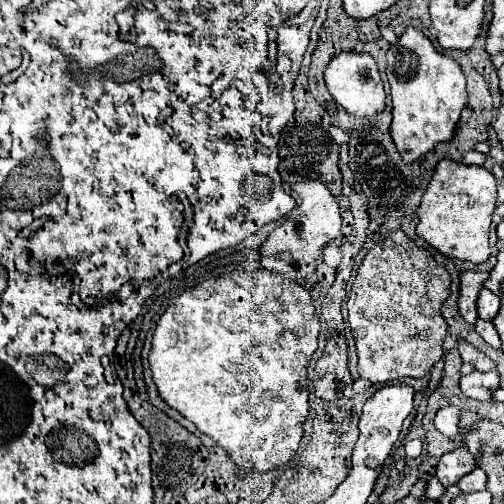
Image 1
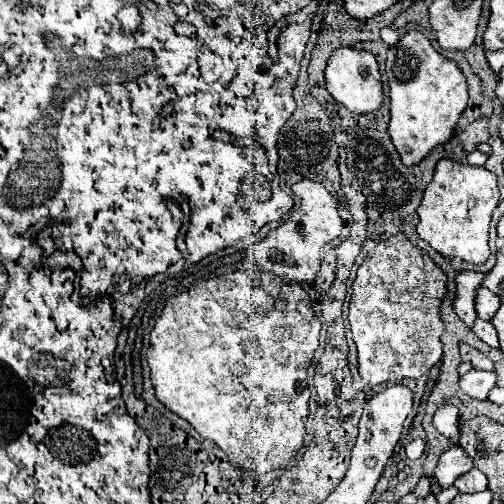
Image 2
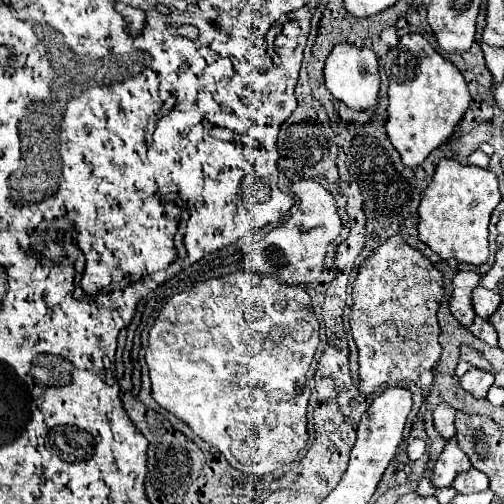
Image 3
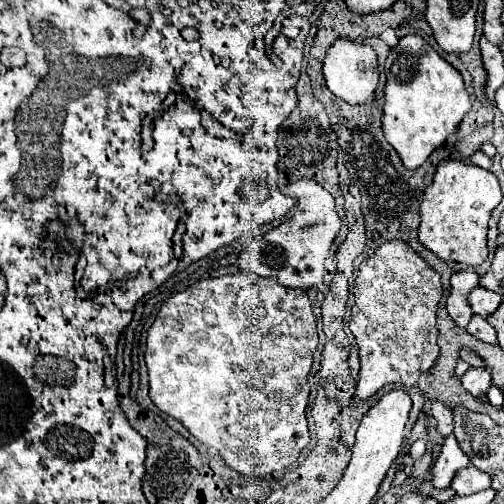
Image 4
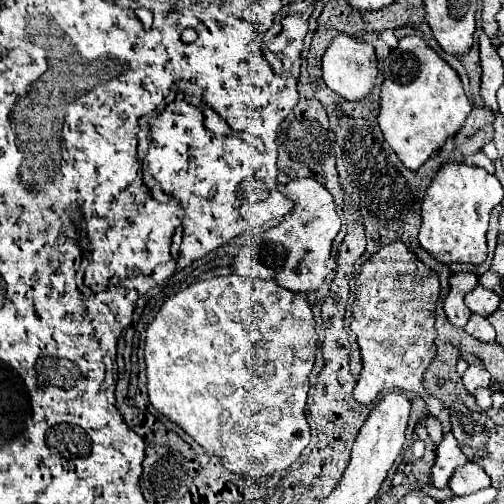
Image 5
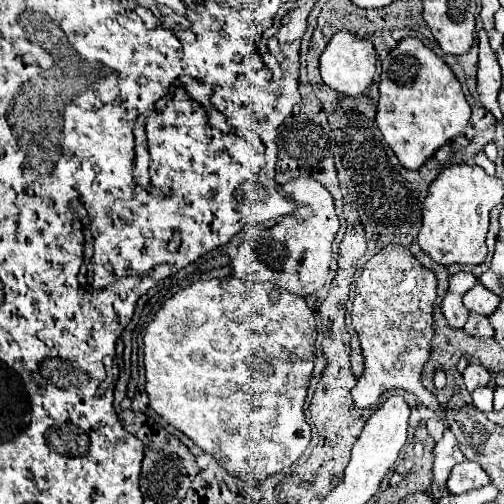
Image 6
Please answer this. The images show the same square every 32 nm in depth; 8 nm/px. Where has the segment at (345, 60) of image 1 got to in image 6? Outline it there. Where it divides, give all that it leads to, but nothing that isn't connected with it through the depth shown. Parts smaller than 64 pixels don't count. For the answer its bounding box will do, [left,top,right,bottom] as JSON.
[320,30,376,96]

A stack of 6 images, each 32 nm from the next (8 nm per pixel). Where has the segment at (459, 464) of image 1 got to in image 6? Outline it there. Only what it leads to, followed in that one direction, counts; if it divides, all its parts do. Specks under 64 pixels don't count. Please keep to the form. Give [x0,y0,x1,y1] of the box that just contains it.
[432,430,464,486]

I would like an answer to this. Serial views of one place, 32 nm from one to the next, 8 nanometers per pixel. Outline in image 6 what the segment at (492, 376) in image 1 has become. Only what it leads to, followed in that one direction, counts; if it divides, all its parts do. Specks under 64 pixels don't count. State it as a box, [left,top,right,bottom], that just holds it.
[462,362,490,392]

